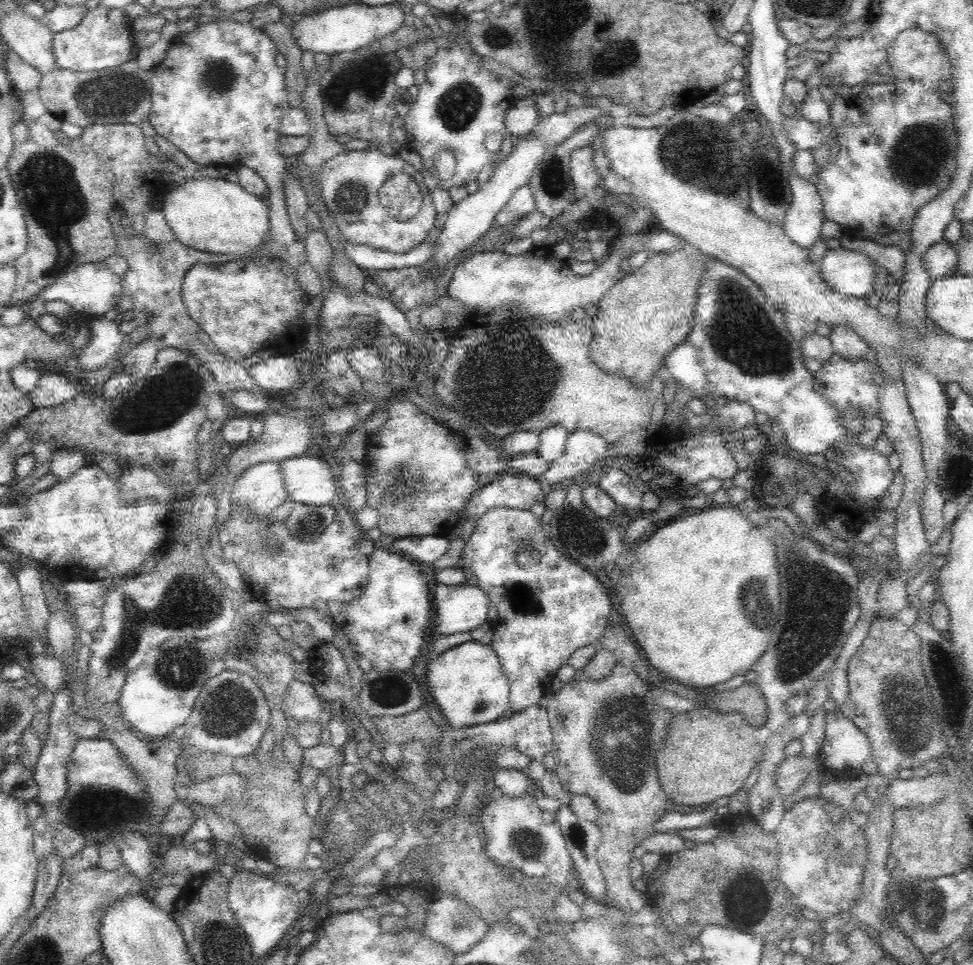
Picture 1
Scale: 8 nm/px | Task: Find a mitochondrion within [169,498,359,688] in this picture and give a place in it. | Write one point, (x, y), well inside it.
(273, 548)

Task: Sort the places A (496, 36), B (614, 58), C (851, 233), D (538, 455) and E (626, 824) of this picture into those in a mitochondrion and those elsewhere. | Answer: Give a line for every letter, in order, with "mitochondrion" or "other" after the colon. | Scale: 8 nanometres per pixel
A: mitochondrion
B: mitochondrion
C: other
D: other
E: other

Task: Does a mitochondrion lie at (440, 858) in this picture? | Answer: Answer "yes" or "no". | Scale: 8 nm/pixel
no

